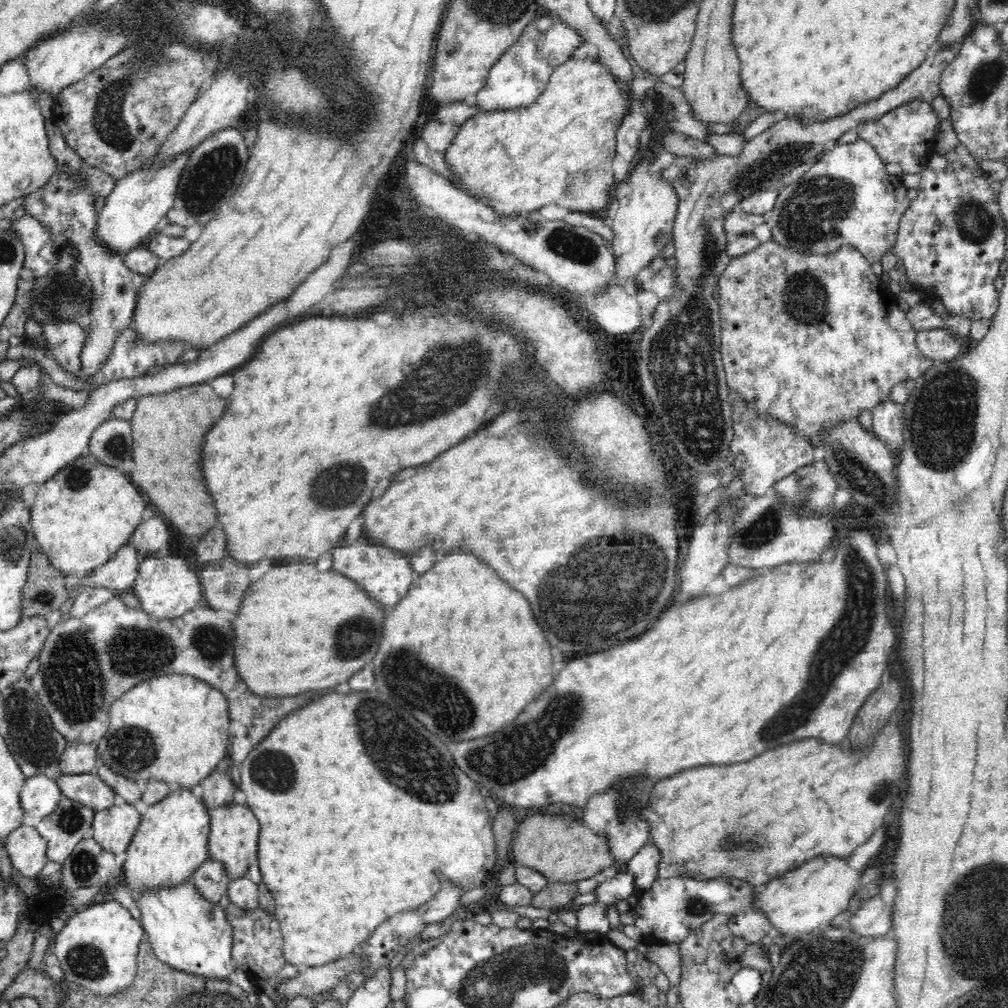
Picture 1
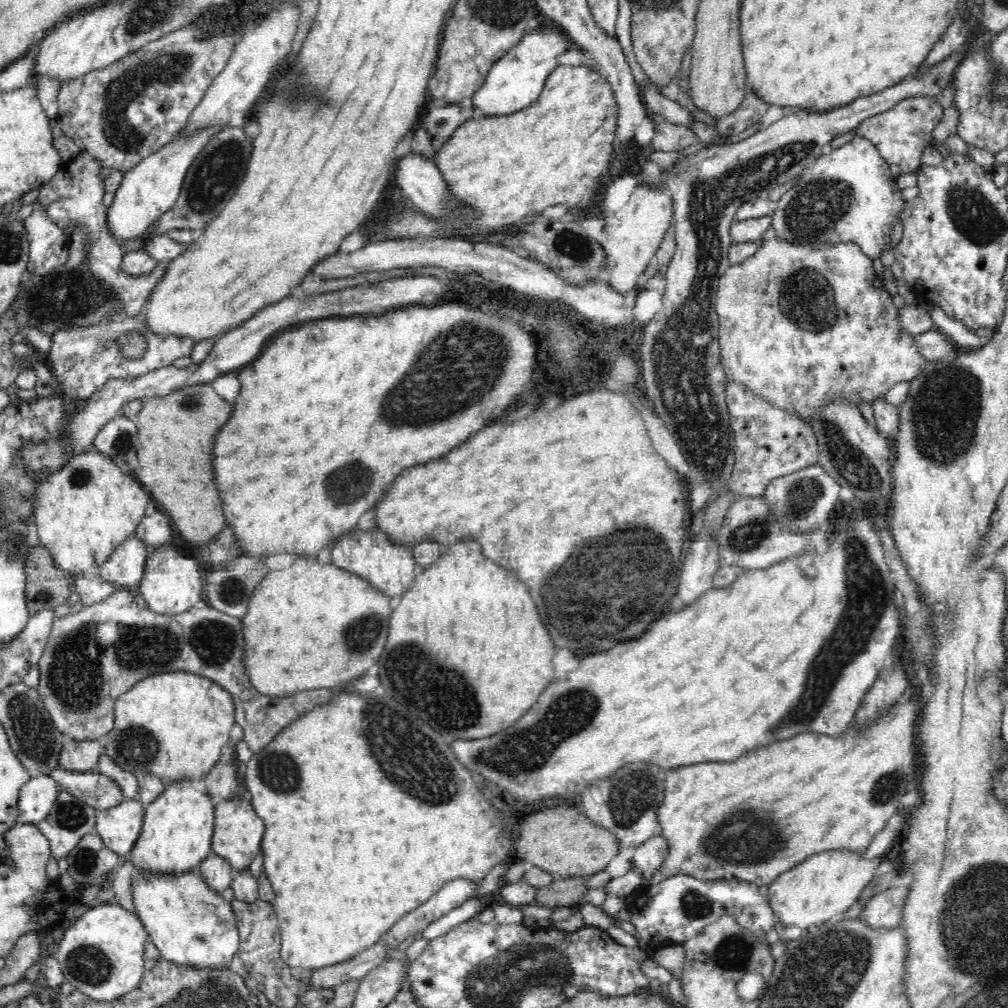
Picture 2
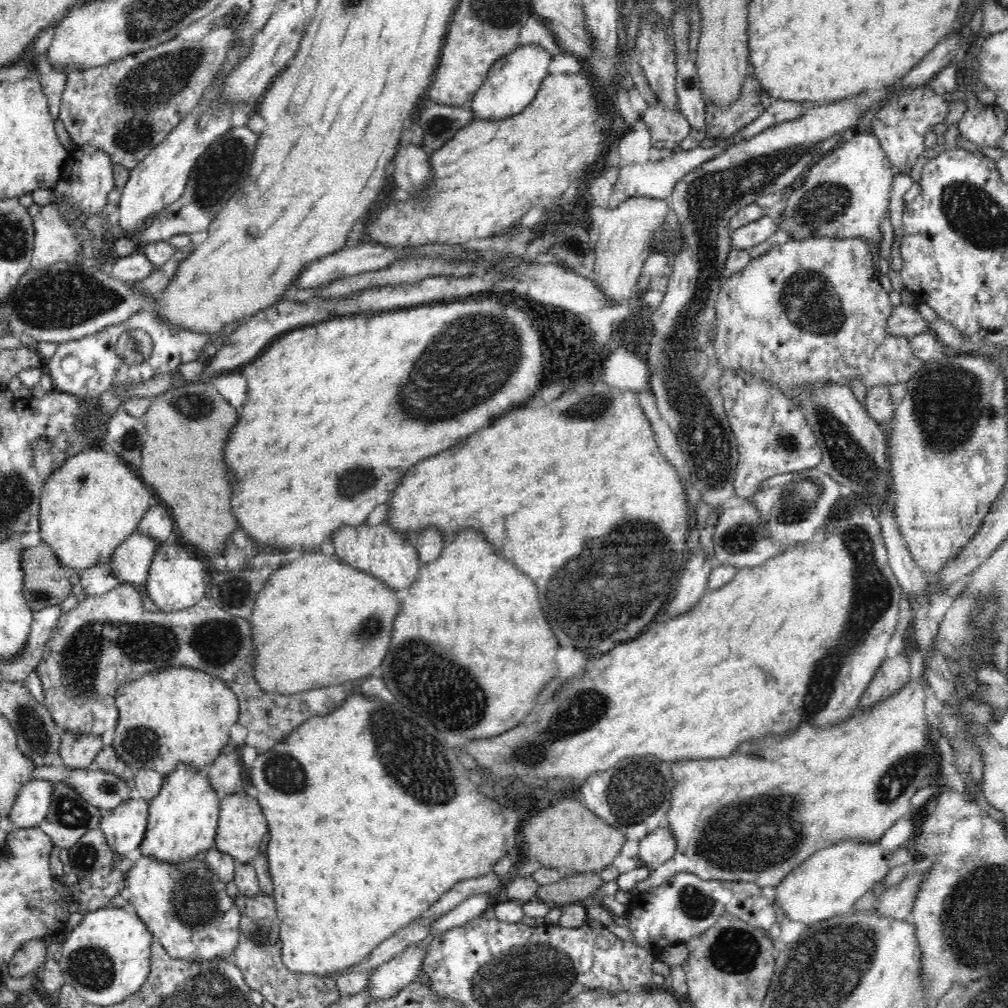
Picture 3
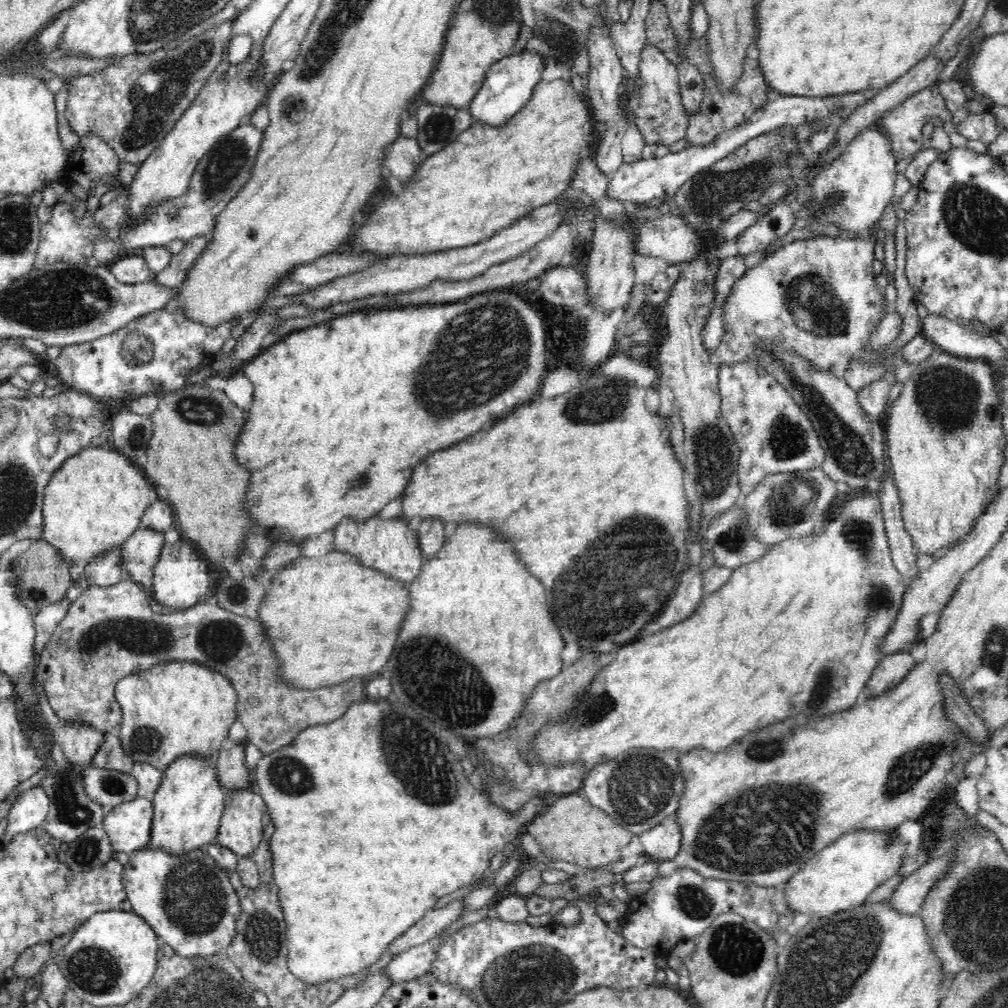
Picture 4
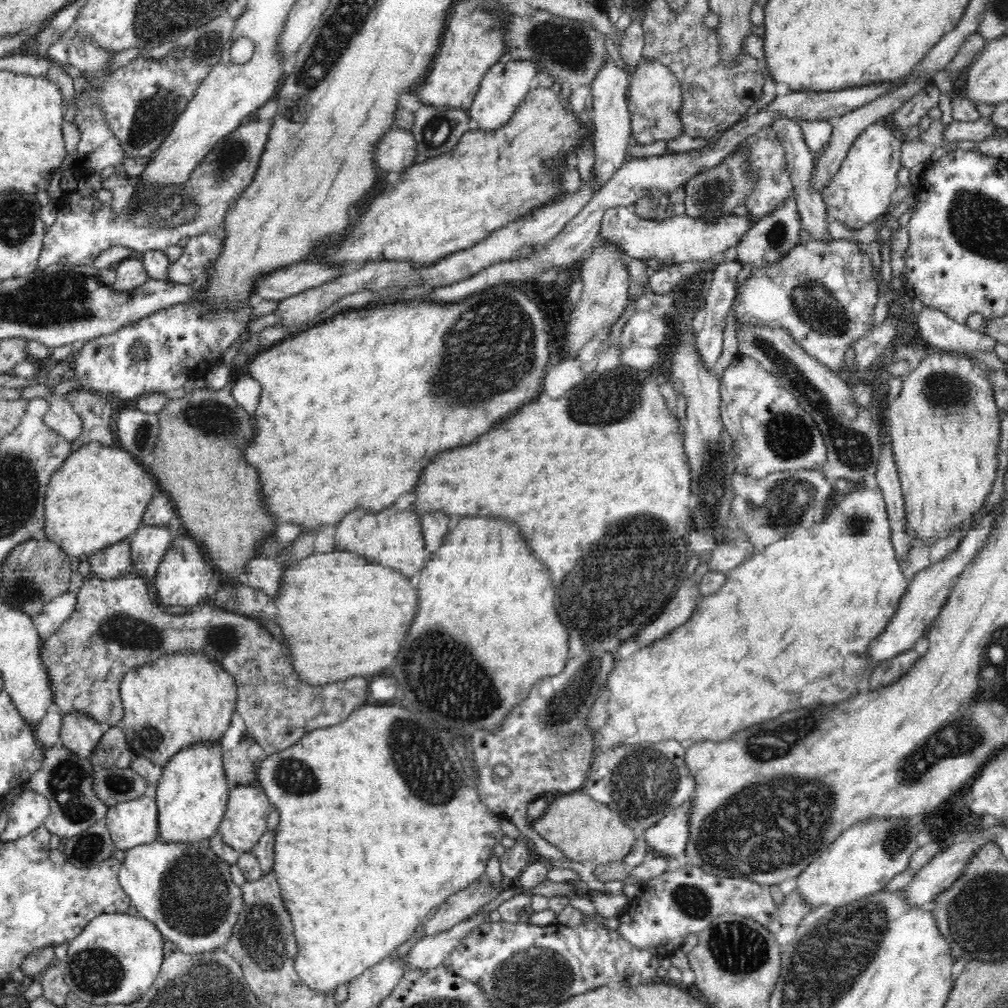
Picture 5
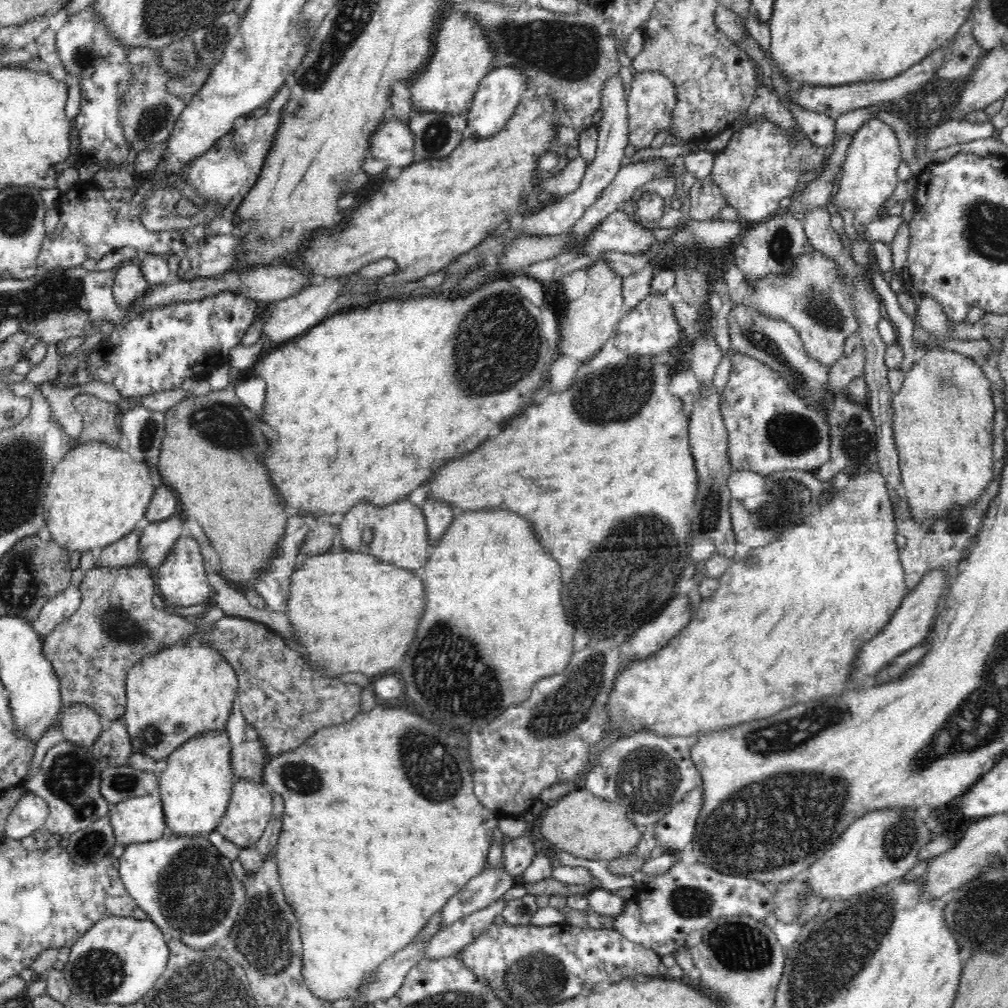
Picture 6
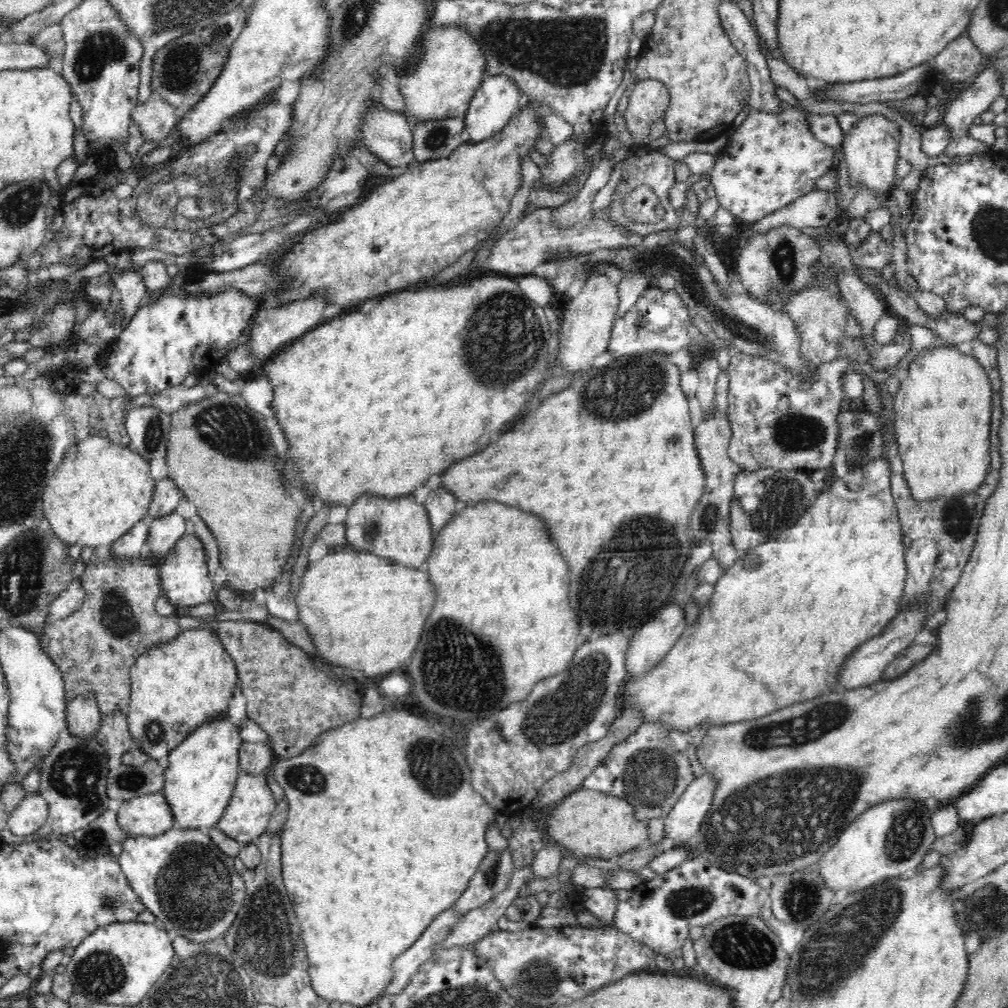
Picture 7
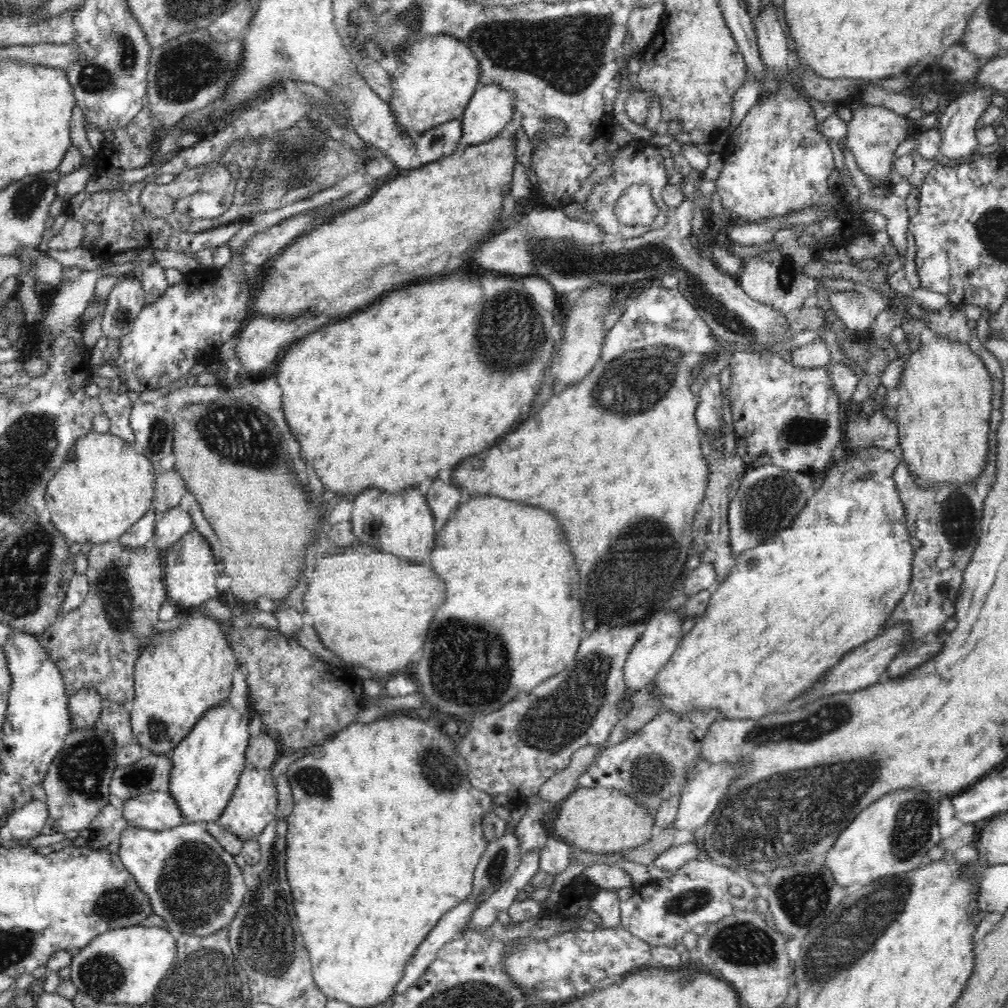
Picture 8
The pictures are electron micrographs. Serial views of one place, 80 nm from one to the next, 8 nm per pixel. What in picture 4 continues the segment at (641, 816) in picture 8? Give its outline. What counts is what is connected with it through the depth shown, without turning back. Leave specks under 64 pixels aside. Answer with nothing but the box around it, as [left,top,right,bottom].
[526,791,634,871]

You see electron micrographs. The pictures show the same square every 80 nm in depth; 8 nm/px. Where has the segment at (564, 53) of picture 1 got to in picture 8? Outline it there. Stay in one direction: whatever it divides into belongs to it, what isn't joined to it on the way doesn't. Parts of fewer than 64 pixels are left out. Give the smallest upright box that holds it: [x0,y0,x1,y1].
[457,85,514,151]

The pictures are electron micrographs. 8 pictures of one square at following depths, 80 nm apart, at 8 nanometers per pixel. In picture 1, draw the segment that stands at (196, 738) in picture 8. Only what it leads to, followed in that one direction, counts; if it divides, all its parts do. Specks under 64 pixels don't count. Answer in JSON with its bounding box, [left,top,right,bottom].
[123,787,210,896]

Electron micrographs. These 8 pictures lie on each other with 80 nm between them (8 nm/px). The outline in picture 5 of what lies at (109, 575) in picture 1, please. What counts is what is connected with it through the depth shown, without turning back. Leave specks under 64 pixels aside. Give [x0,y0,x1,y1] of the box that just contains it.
[131,525,178,586]

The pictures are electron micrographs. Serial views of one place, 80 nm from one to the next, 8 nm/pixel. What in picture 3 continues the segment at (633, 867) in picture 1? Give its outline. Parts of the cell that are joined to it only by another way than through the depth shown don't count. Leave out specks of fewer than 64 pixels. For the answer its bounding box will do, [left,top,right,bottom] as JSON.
[638,826,676,870]

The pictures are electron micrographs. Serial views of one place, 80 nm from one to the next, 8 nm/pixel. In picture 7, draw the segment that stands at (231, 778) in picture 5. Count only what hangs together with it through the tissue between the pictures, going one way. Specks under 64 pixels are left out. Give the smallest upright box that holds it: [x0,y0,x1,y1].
[238,741,277,774]

